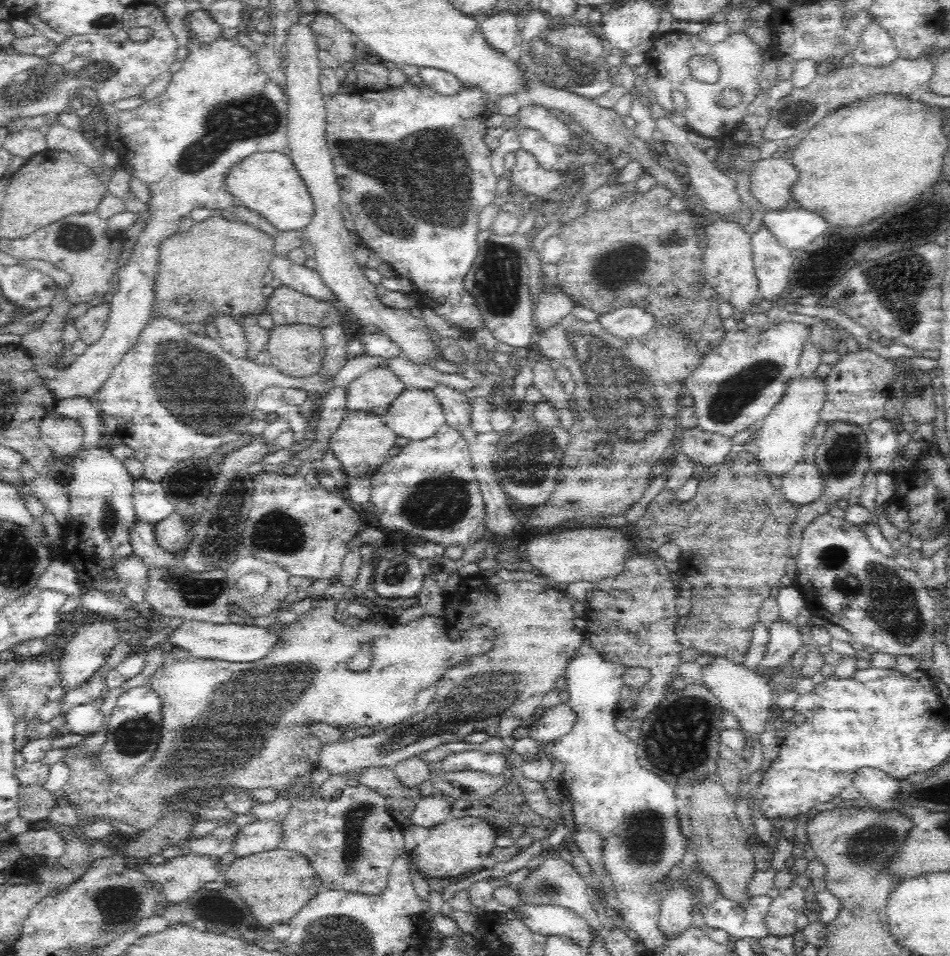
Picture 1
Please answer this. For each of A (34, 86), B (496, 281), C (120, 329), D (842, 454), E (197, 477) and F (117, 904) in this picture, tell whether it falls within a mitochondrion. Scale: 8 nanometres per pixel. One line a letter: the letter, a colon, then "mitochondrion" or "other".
A: mitochondrion
B: mitochondrion
C: other
D: mitochondrion
E: other
F: mitochondrion

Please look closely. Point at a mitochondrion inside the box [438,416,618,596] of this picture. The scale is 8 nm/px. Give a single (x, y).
(526, 456)

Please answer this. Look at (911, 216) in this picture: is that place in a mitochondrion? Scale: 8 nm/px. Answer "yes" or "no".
no

